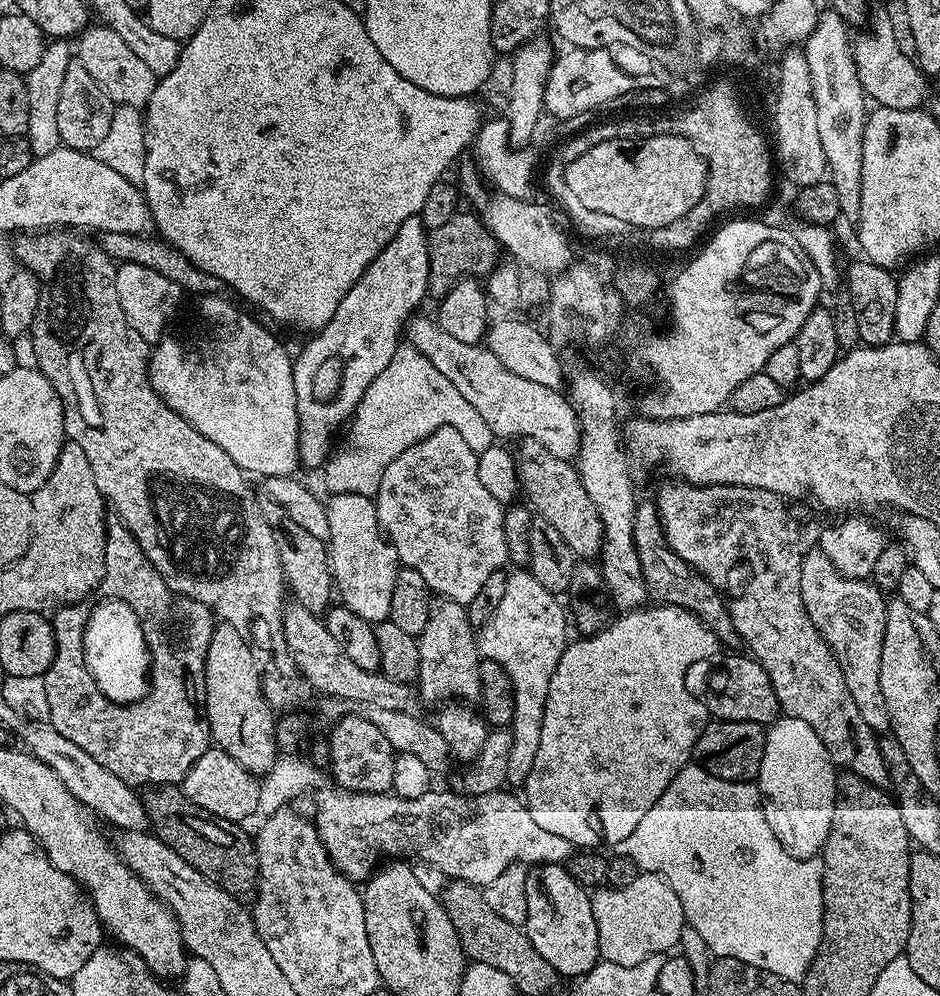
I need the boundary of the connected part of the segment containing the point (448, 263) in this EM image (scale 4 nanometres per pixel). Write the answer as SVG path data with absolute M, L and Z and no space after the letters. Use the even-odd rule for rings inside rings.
M458 210L442 226L431 229L428 234L428 296L442 298L460 280L465 278L484 278L494 272L501 263L502 249L485 227L475 211Z

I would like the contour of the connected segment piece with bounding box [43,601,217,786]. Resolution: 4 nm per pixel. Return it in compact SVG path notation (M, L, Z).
M194 601L188 604L188 632L184 632L184 640L188 640L188 644L184 644L184 640L176 636L176 644L172 644L172 648L156 648L156 655L151 658L148 692L133 704L116 704L108 700L91 676L84 661L83 640L87 628L84 608L73 608L71 604L65 604L53 612L56 613L51 613L50 619L56 643L56 657L43 675L46 702L50 702L47 723L58 730L62 738L70 738L74 746L86 750L86 754L90 754L94 762L106 766L110 774L118 774L122 782L133 786L179 785L190 766L194 766L194 762L198 762L198 758L202 758L202 754L206 754L210 747L208 719L204 713L204 663L212 631L217 626L212 609Z

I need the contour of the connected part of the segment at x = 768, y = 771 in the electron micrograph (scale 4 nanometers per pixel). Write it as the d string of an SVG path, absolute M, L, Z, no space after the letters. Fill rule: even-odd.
M781 715L773 724L767 725L762 766L758 777L762 807L766 814L766 822L770 822L770 830L774 830L774 838L778 838L778 842L782 842L786 851L800 860L810 860L821 855L826 838L830 834L834 806L838 799L837 775L838 769L833 764L826 746L822 746L822 738L818 738L818 734L814 734L814 730L810 730L810 726L802 722L802 718Z

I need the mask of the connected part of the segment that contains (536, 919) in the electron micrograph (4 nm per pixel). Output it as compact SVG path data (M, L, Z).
M538 864L529 867L527 873L527 911L523 929L528 933L534 950L538 950L538 954L542 954L542 958L546 958L546 962L550 962L550 966L554 966L554 970L561 977L585 976L600 960L598 926L594 922L594 910L589 889L583 888L575 875L564 864Z

